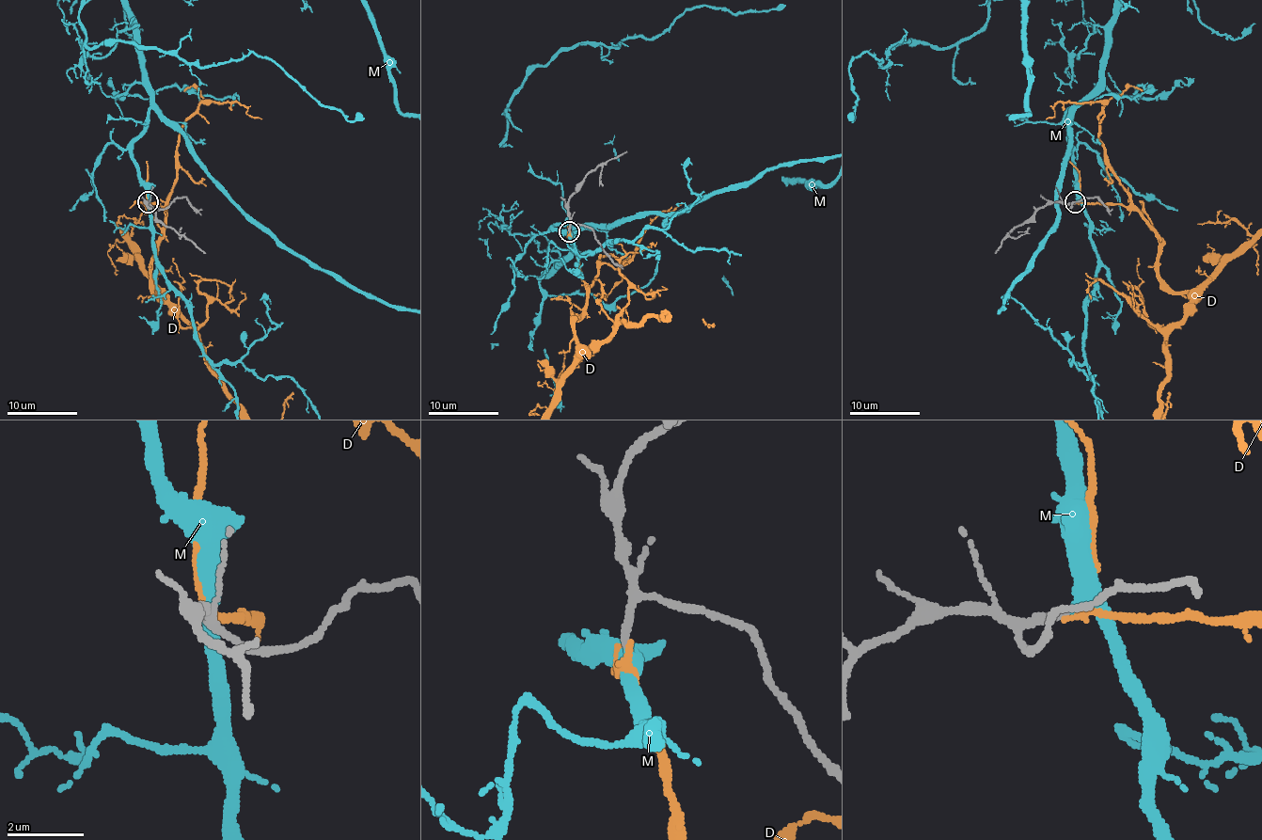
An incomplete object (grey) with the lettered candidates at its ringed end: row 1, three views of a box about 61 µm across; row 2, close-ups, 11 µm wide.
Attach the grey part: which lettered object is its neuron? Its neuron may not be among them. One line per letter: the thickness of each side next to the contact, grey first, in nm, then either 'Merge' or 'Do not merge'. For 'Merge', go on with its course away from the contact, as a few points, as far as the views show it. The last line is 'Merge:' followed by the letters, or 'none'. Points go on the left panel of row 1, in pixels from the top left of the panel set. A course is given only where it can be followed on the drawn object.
D: Thickness 240 nm (grey) against 140 nm. Do not merge
M: Thickness 220 nm (grey) against 320 nm. Merge
Merge: M

